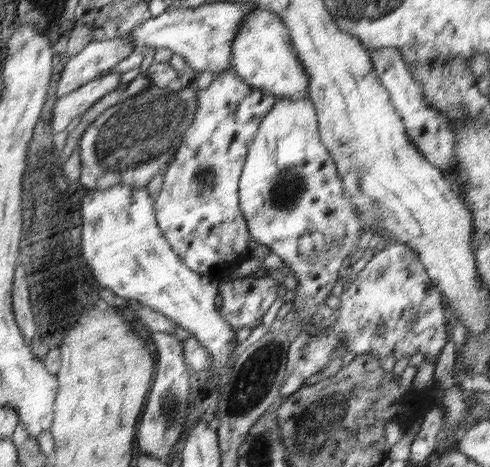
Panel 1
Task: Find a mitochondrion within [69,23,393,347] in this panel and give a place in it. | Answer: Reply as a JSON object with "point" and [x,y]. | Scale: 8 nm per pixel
{"point":[133,136]}

